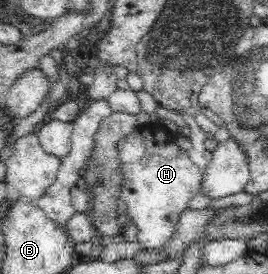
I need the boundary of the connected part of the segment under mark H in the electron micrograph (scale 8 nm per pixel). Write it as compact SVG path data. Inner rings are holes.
M151 124L139 126L132 132L126 133L115 144L115 155L118 157L118 171L120 171L120 182L115 196L117 204L126 204L127 215L132 224L136 226L137 240L146 249L159 250L161 246L170 240L170 235L178 222L180 215L188 208L188 202L193 196L198 196L201 191L201 172L194 165L188 151L176 145L177 134L172 126Z

